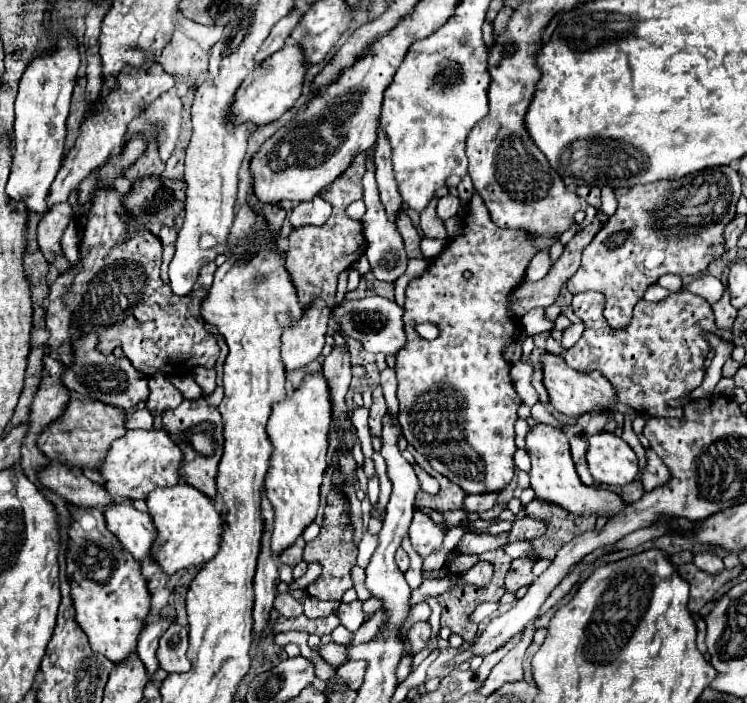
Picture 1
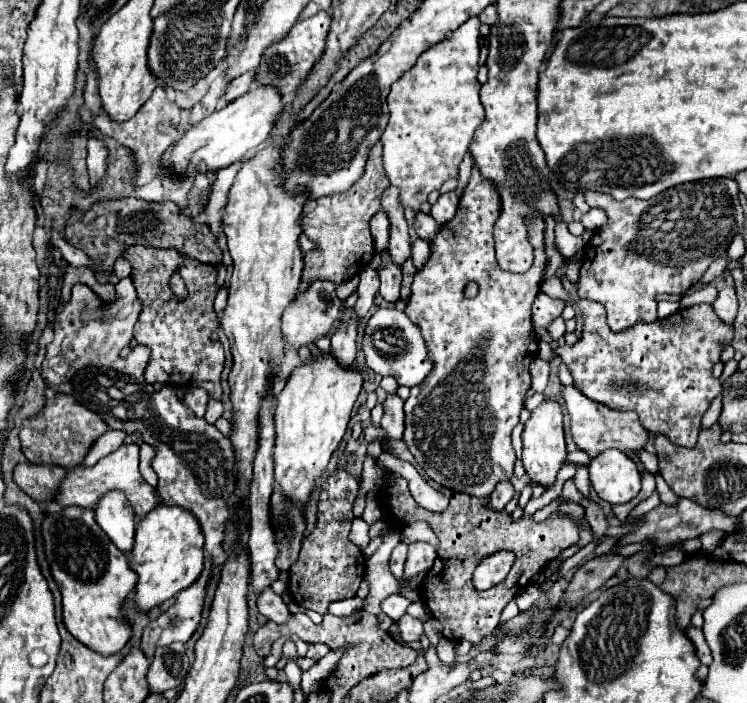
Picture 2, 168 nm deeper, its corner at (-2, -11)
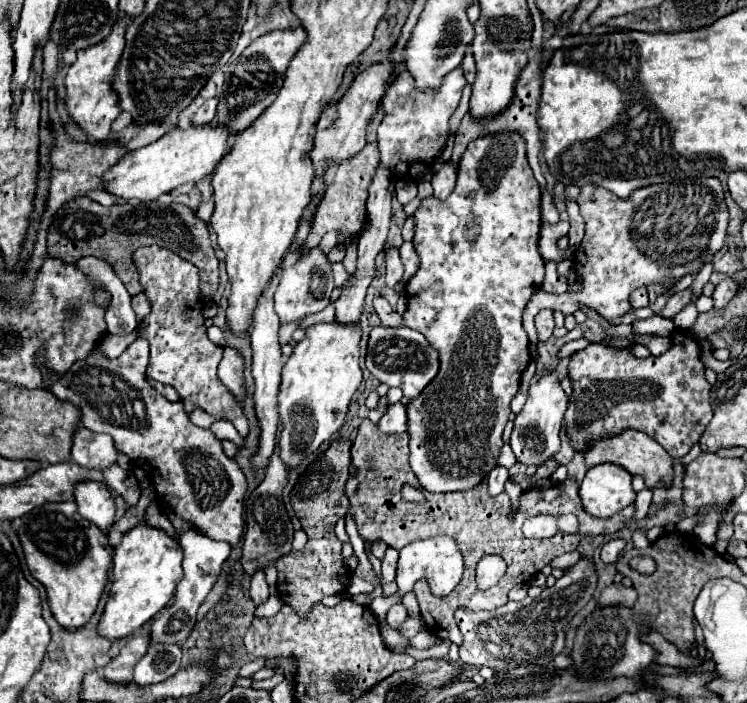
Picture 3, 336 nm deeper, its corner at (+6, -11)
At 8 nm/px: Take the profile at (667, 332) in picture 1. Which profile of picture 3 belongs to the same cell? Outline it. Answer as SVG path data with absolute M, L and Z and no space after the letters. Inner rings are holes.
M674 331L672 349L658 357L636 359L626 349L614 349L602 343L590 343L586 349L578 351L570 359L570 379L574 393L564 415L564 429L568 433L570 445L576 453L586 453L594 439L606 439L620 435L624 429L642 431L654 441L658 441L674 459L682 459L694 443L698 443L704 427L712 419L710 405L710 383L704 377L704 363L700 361L700 347L686 331Z

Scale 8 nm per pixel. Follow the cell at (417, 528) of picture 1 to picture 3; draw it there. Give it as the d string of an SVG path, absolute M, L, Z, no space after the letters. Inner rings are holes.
M440 535L440 537L430 537L430 539L422 539L422 541L412 541L406 547L400 549L400 559L398 559L398 575L396 575L397 592L390 597L377 597L369 606L374 613L379 625L384 625L385 618L390 607L396 603L400 603L402 596L412 591L414 583L420 579L426 579L430 585L430 591L438 597L448 595L462 579L464 573L464 559L462 553L458 549L456 539L448 537L448 535Z

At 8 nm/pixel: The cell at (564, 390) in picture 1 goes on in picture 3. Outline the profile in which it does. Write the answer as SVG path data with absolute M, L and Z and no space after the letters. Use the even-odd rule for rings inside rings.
M632 429L622 431L620 435L616 435L612 439L604 439L600 443L594 443L588 449L588 455L584 455L584 459L586 459L586 467L596 467L596 465L602 465L602 463L620 465L630 475L640 475L646 481L646 489L652 489L652 491L656 487L666 487L668 489L672 485L672 479L674 479L674 471L672 471L674 459L664 451L664 447L660 447L648 435L632 431Z

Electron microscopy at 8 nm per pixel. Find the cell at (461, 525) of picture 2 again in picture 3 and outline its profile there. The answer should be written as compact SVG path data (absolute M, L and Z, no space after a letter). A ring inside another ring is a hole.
M364 419L358 427L358 435L352 445L352 463L354 475L346 481L346 495L350 501L350 515L356 521L358 533L364 541L384 541L388 547L396 550L416 539L432 537L432 535L452 535L458 541L458 547L464 555L466 571L458 587L446 597L446 599L422 599L422 591L416 589L422 617L428 625L428 631L440 639L448 639L456 645L462 645L462 633L452 619L454 611L458 607L468 607L472 611L480 609L498 609L508 603L508 591L516 587L518 583L528 583L544 565L548 565L554 557L574 551L582 537L586 535L606 535L620 531L626 521L634 513L634 505L626 507L620 515L614 515L612 519L592 519L588 513L580 507L578 497L578 485L574 477L566 477L564 483L552 485L550 489L538 489L530 487L524 491L518 499L518 507L510 507L508 493L500 493L492 497L488 493L486 479L480 481L474 489L462 491L462 493L440 493L432 495L423 491L424 501L422 503L410 503L402 497L402 487L410 484L420 489L418 479L410 469L408 461L408 433L382 433L378 425L374 425L370 419ZM512 513L512 517L510 517ZM538 513L546 515L564 515L574 513L578 517L578 531L574 535L554 535L550 539L526 539L522 535L522 523L528 517L534 517ZM488 553L504 553L508 571L500 579L496 587L490 587L488 591L478 591L474 585L474 567L476 563L486 557ZM542 557L542 559L540 559Z

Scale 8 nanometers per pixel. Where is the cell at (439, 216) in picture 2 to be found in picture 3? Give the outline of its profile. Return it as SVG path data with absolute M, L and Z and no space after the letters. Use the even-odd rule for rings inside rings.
M446 161L432 177L432 187L434 187L434 197L446 199L446 195L452 193L452 187L456 183L456 165L452 161Z

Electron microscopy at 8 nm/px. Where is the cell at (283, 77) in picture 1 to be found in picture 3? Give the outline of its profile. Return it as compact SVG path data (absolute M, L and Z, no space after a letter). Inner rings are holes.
M206 125L188 127L186 131L172 129L158 141L136 151L128 151L128 155L124 155L114 167L108 169L108 175L102 177L102 187L124 201L154 201L162 193L170 193L184 183L196 183L204 175L212 173L216 163L228 151L228 137L222 127Z

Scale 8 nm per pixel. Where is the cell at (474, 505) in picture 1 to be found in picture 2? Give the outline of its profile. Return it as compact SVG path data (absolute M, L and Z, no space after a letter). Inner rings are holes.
M500 481L500 483L496 485L496 489L492 491L492 495L490 495L488 507L500 511L500 509L506 507L506 503L512 499L512 495L514 495L514 493L512 493L512 483L510 483L510 481Z

